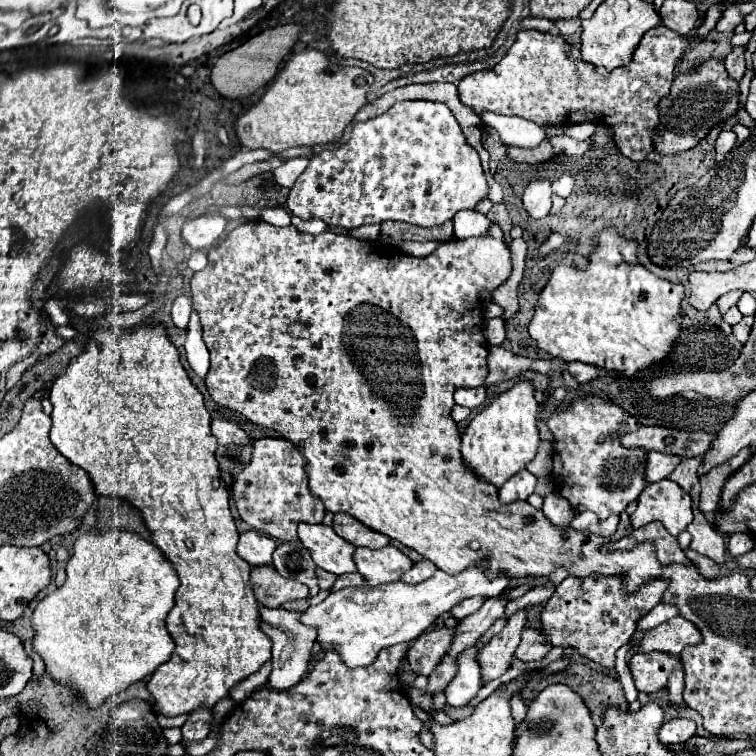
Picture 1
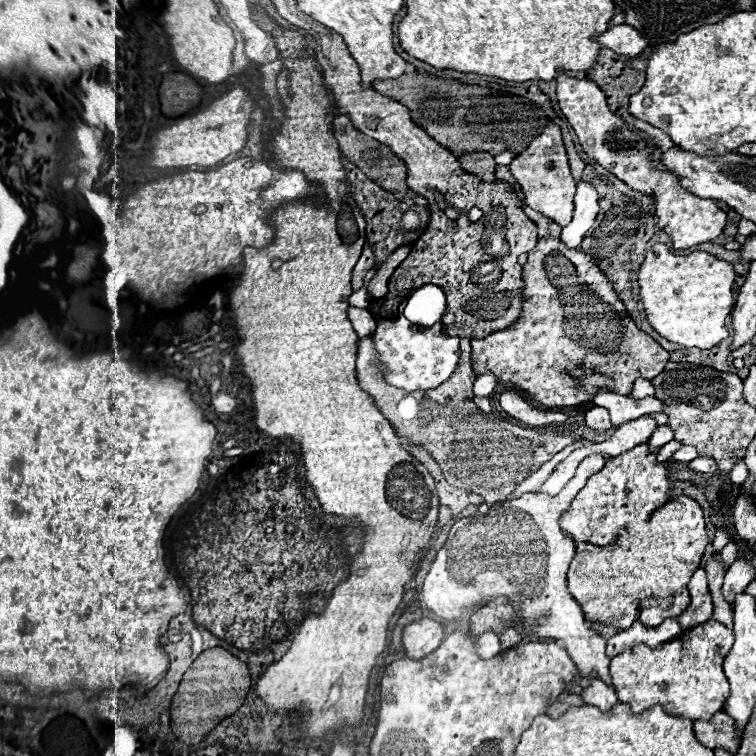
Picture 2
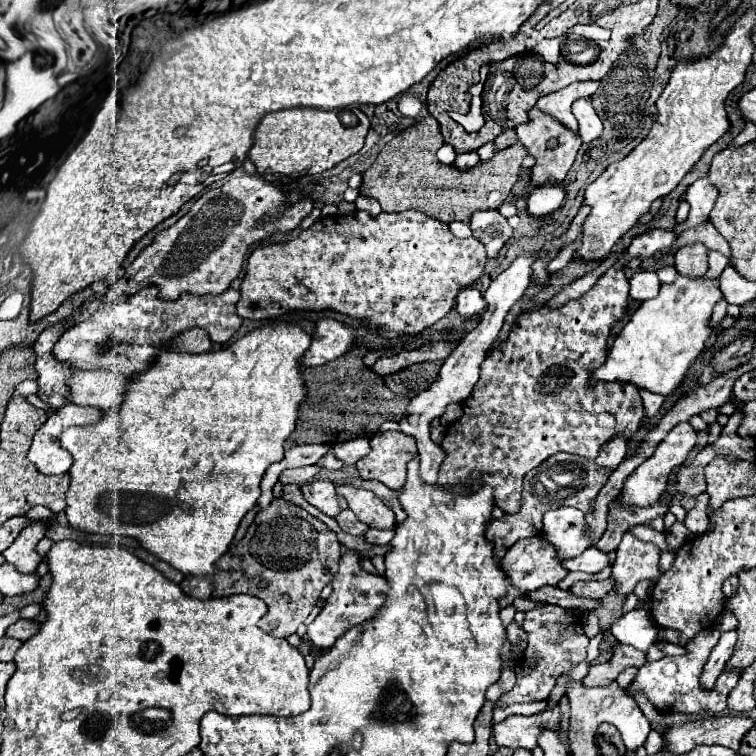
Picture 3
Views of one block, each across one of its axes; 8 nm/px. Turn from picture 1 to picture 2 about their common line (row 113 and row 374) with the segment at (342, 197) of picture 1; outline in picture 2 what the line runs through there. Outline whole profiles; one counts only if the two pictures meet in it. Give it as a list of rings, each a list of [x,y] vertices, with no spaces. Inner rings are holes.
[[[402,314],[396,320],[380,320],[376,332],[376,350],[380,362],[384,364],[384,374],[388,384],[404,388],[408,392],[436,388],[452,376],[458,364],[458,336],[446,336],[442,332],[442,324],[434,324],[432,328],[420,328],[410,324]]]

